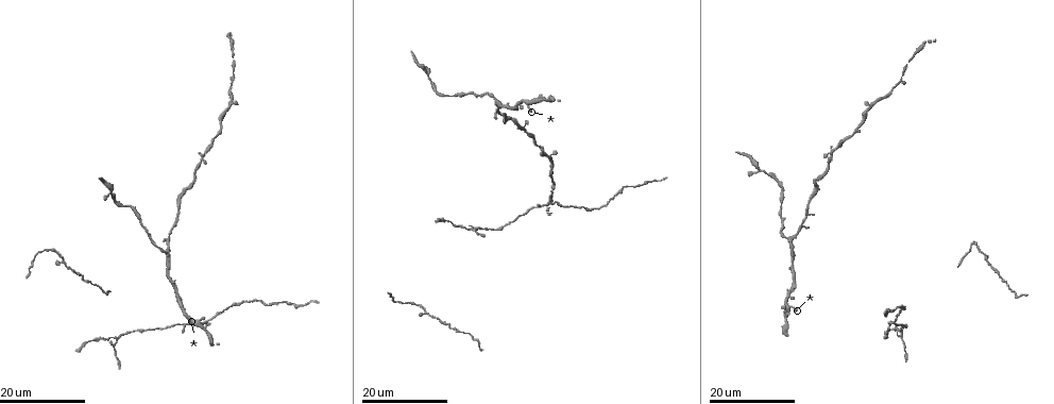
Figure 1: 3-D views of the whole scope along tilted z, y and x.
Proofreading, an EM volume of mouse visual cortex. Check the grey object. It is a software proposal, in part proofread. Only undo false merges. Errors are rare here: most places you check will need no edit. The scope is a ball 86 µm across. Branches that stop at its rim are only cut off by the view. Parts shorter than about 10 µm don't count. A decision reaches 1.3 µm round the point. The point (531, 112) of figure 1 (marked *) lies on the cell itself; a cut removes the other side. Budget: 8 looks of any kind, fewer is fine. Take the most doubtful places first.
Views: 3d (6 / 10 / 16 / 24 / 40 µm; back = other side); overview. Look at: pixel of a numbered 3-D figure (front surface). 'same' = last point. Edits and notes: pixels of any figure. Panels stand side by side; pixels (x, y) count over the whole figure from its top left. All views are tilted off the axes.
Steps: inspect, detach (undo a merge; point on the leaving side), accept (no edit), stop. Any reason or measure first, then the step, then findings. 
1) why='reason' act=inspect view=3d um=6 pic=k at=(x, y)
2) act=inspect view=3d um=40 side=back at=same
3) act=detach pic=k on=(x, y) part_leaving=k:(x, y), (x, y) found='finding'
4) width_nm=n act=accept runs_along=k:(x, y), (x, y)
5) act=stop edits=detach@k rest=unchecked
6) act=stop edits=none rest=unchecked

why='three arms meet' act=inspect view=3d um=16 pic=1 at=(757, 168)

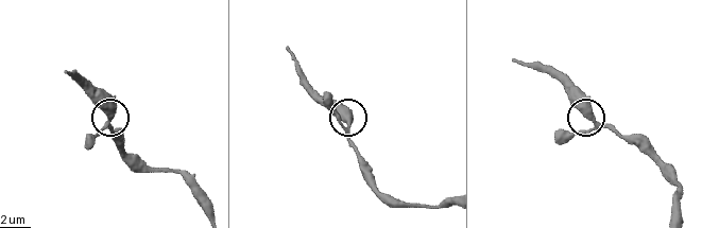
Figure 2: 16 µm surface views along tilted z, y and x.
why='closer look' act=inspect view=3d um=6 pic=2 at=(590, 114)

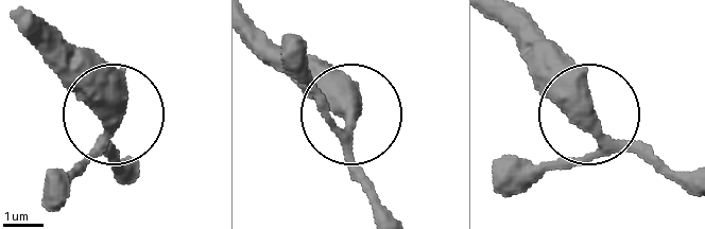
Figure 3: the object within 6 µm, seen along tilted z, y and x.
act=accept runs_along=3:(681, 186), (616, 143), (510, 30) found='one cell here'

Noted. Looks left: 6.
why='thin arm on a thick one' act=inspect view=3d um=24 pic=1 at=(791, 235)

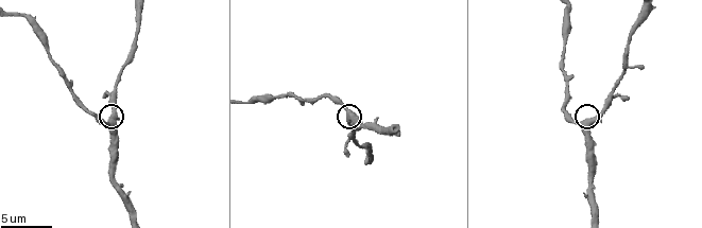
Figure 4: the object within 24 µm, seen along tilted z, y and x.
why='zoom in' act=inspect view=3d um=6 pic=4 at=(591, 120)

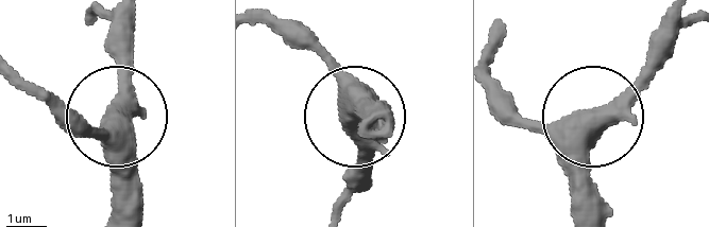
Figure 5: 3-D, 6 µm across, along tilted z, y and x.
act=inspect view=3d um=6 side=back pic=5 at=(587, 120)

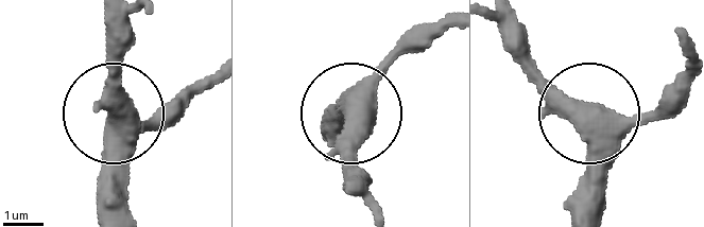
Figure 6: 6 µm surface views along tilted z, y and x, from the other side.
width_nm=450 act=accept runs_along=6:(113, 209), (110, 112), (167, 127) found='continuous, no second cell'

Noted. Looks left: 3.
act=inspect view=3d um=16 pic=1 at=(554, 202)

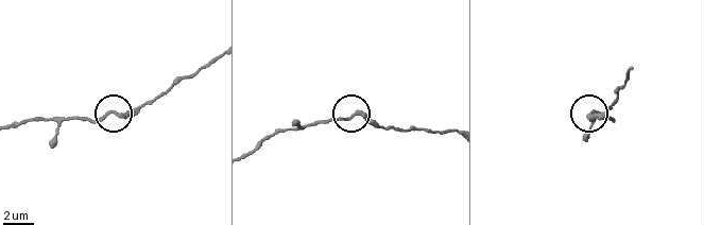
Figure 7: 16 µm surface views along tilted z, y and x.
why='zoom in' act=inspect view=3d um=10 pic=7 at=(359, 112)

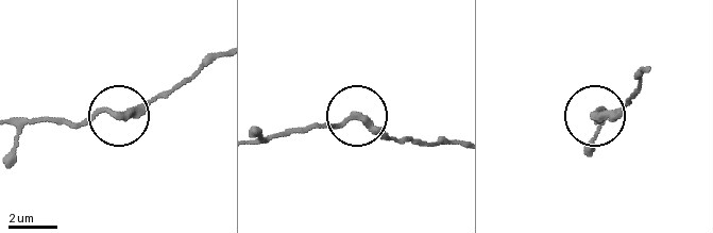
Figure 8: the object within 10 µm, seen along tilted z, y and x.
act=accept found='continuous, no second cell'

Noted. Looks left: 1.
act=stop edits=none rest=unchecked

